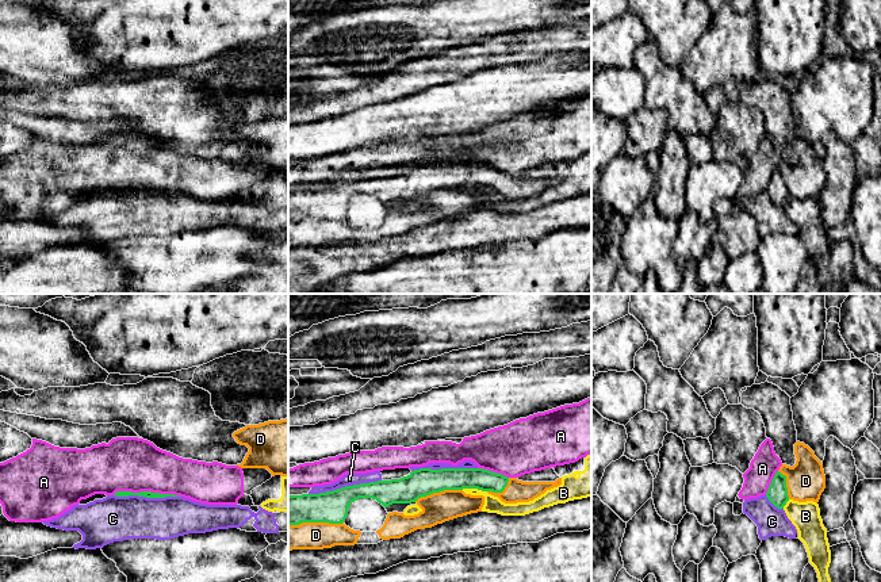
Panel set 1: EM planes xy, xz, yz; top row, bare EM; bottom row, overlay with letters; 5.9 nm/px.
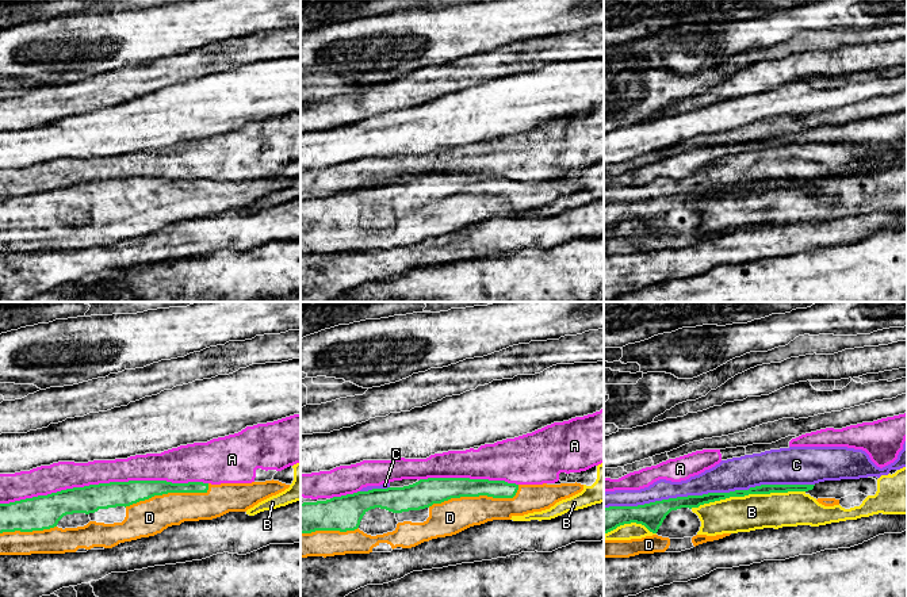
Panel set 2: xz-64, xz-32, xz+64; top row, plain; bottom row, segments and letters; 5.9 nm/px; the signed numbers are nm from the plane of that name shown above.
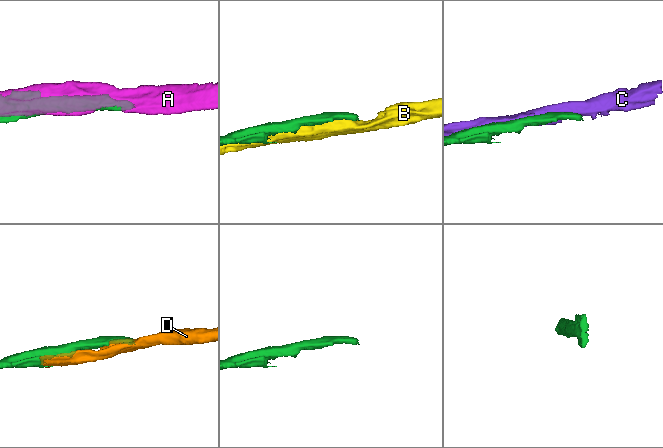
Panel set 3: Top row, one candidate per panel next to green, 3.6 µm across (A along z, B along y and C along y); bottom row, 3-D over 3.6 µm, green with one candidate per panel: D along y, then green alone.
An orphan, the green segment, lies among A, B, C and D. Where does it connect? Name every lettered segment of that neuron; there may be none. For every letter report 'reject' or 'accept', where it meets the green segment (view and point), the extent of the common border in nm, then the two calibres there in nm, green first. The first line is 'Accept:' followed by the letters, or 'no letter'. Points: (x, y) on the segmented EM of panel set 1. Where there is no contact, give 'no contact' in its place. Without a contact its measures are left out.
Accept: D
A: reject; contact xy (146, 491); length 400 nm; calibres 50 and 320 nm
B: reject; contact xz (474, 487); length 150 nm; calibres 140 and 100 nm
C: reject; contact xz (345, 486); length 440 nm; calibres 190 and 80 nm
D: accept; contact xz (315, 521); length 320 nm; calibres 190 and 160 nm

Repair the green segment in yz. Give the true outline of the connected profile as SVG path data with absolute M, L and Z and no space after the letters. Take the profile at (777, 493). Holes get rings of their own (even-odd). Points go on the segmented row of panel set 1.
M804 443L794 444L796 464L782 464L775 472L766 497L778 509L784 509L789 499L819 502L826 489L826 475L821 462Z

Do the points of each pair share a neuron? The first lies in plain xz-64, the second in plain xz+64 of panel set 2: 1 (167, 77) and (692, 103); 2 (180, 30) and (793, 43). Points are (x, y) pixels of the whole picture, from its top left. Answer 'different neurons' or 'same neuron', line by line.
1: same neuron
2: different neurons

